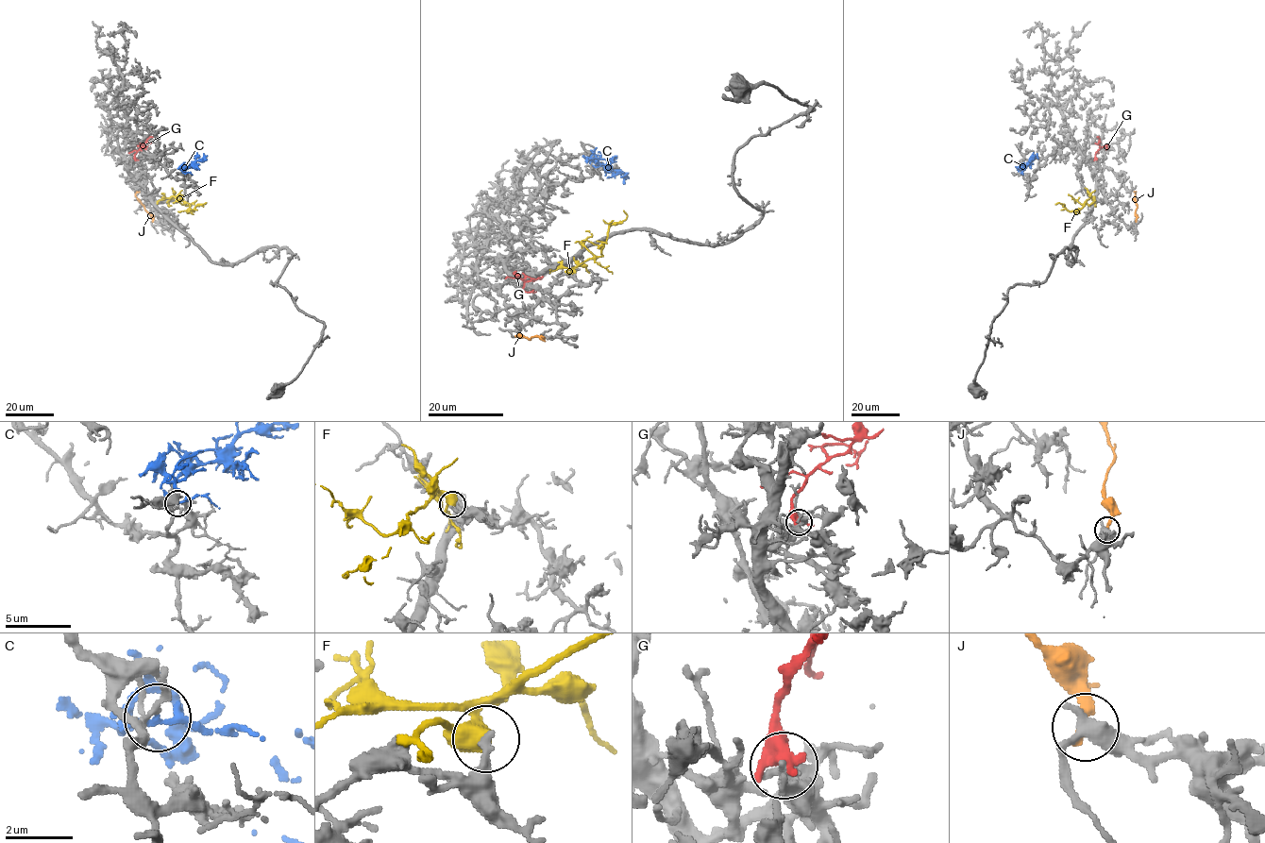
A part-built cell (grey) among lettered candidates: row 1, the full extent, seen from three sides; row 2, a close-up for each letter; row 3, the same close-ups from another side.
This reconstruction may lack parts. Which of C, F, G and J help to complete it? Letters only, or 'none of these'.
C

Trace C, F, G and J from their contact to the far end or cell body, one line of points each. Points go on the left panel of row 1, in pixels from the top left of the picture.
C: (185, 174), (182, 171), (202, 160), (203, 153)
F: (173, 198), (185, 201), (192, 210), (203, 204)
G: (136, 160), (134, 154), (152, 137)
J: (153, 220), (135, 194), (139, 191)

